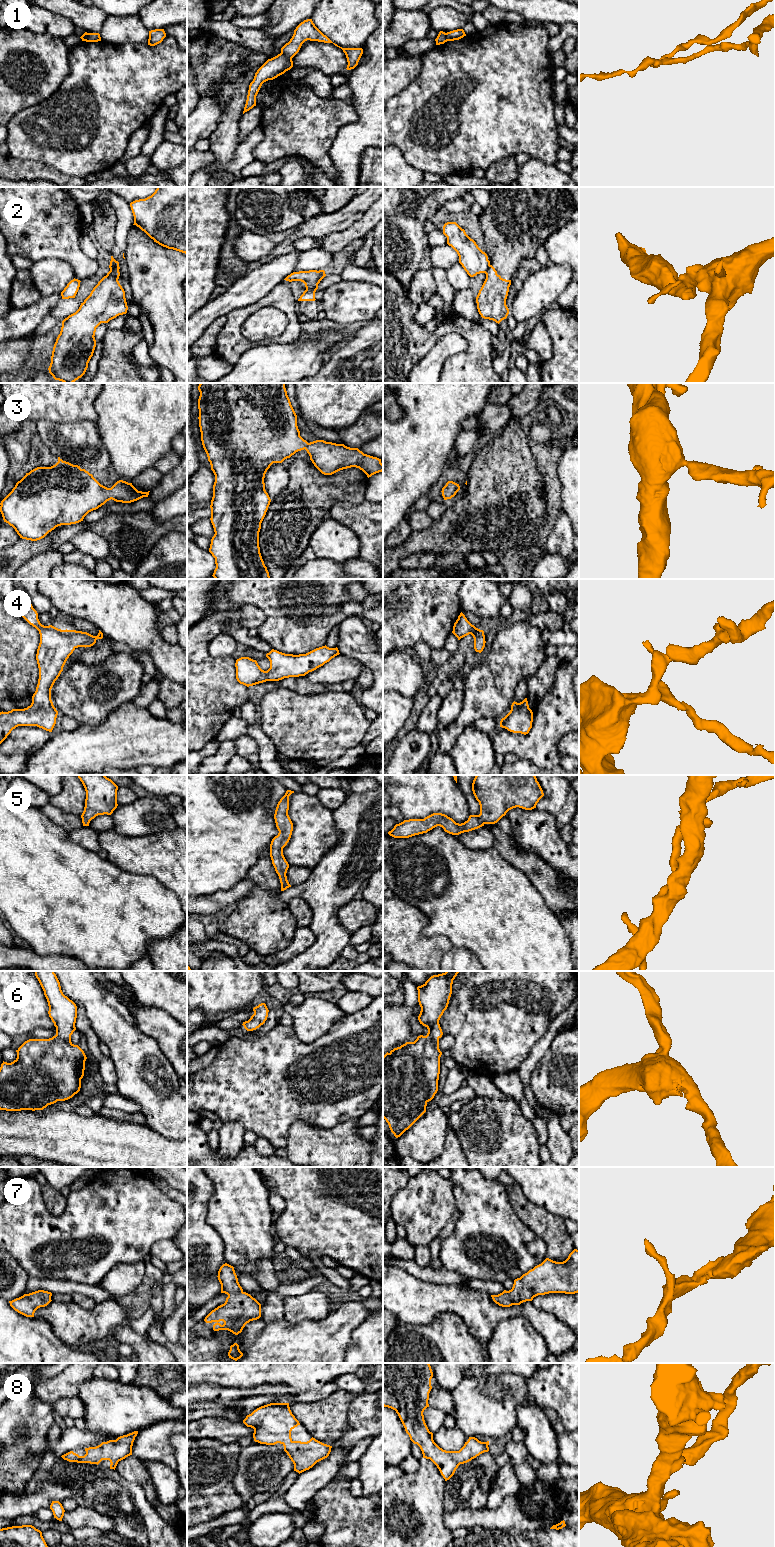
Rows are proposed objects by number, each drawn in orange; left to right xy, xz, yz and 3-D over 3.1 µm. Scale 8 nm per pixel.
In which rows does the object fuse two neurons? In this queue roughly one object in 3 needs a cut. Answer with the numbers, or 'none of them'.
1, 2

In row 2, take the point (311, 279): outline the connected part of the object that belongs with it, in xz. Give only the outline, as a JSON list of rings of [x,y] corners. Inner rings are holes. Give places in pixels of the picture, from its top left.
[[[309,270],[309,271],[299,271],[293,272],[288,275],[284,280],[301,281],[305,284],[306,290],[316,291],[318,289],[318,284],[326,276],[324,270]]]

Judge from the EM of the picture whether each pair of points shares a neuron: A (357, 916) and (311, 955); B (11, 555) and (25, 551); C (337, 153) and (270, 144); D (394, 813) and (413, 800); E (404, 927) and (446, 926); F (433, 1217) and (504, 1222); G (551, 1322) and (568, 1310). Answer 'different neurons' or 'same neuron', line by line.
A: different neurons
B: same neuron
C: different neurons
D: different neurons
E: different neurons
F: different neurons
G: different neurons

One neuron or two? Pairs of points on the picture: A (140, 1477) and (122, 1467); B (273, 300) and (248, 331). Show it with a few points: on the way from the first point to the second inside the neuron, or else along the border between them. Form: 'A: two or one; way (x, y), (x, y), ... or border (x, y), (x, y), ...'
A: one; way (136, 1473), (131, 1468), (126, 1468)
B: two; border (287, 316), (275, 308), (261, 308), (245, 319)

